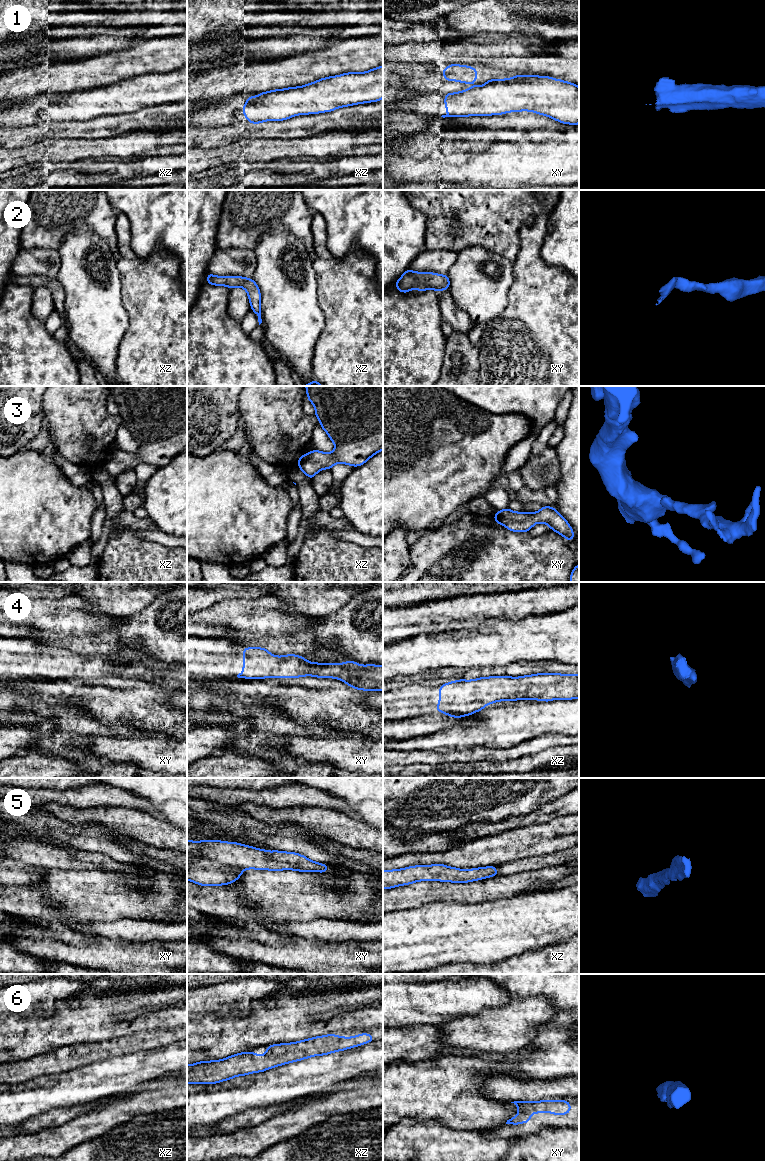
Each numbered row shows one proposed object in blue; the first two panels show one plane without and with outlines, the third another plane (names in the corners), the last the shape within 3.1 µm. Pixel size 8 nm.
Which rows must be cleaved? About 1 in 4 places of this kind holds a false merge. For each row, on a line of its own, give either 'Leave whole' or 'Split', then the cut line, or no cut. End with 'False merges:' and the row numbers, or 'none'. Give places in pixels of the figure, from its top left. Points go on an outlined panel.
1: Leave whole. No split
2: Leave whole. No split
3: Leave whole. No split
4: Leave whole. No split
5: Leave whole. No split
6: Leave whole. No split
False merges: none

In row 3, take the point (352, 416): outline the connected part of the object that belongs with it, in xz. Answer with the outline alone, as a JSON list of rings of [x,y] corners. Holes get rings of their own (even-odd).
[[[305,386],[320,426],[335,443],[332,453],[313,450],[301,455],[297,466],[312,481],[322,469],[342,463],[358,467],[383,450],[383,386]]]

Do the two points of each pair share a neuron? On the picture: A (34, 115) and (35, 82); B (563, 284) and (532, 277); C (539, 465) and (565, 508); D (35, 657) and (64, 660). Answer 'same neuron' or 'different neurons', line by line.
A: different neurons
B: same neuron
C: different neurons
D: same neuron

